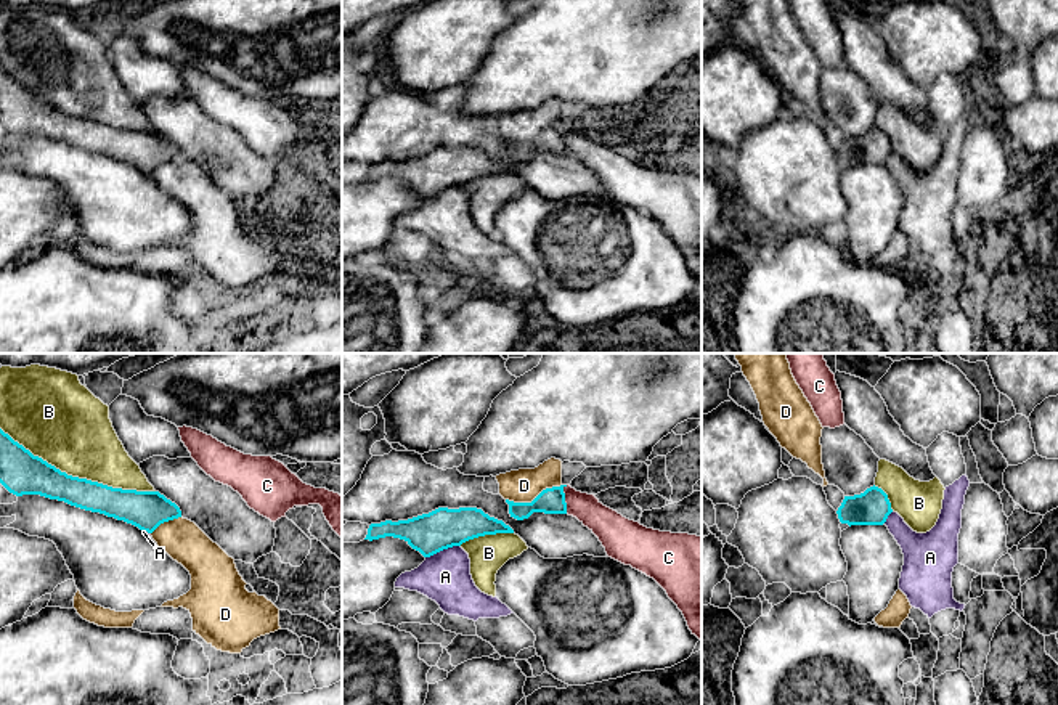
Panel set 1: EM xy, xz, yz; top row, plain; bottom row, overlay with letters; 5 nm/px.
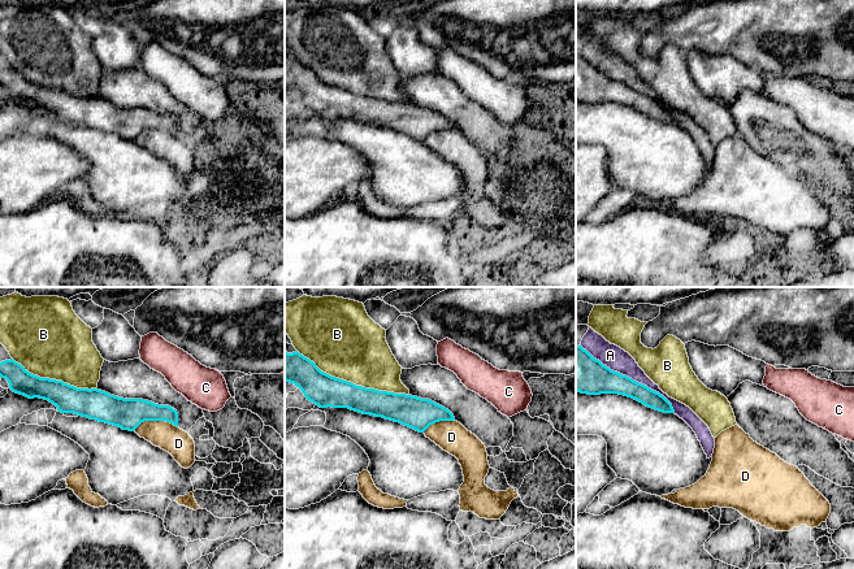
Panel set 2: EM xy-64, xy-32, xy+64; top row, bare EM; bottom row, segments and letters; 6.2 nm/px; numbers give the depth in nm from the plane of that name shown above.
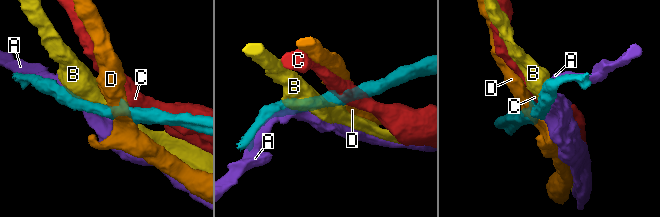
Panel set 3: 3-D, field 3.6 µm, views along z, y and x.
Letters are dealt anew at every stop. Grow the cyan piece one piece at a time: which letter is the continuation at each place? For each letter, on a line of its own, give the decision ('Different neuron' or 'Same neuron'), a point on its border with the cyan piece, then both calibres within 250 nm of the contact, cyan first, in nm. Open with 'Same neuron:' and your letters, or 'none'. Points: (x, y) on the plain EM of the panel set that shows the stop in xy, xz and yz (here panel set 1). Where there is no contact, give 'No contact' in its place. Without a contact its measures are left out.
Same neuron: A
A: Same neuron. Touches cyan at xz (442, 190). Thickness 200 nm (cyan) against 260 nm
B: Different neuron. Touches cyan at xy (77, 118). Thickness 200 nm (cyan) against 400 nm
C: Different neuron. Touches cyan at xz (564, 140). Thickness 130 nm (cyan) against 160 nm
D: Different neuron. Touches cyan at xz (535, 138). Thickness 130 nm (cyan) against 170 nm

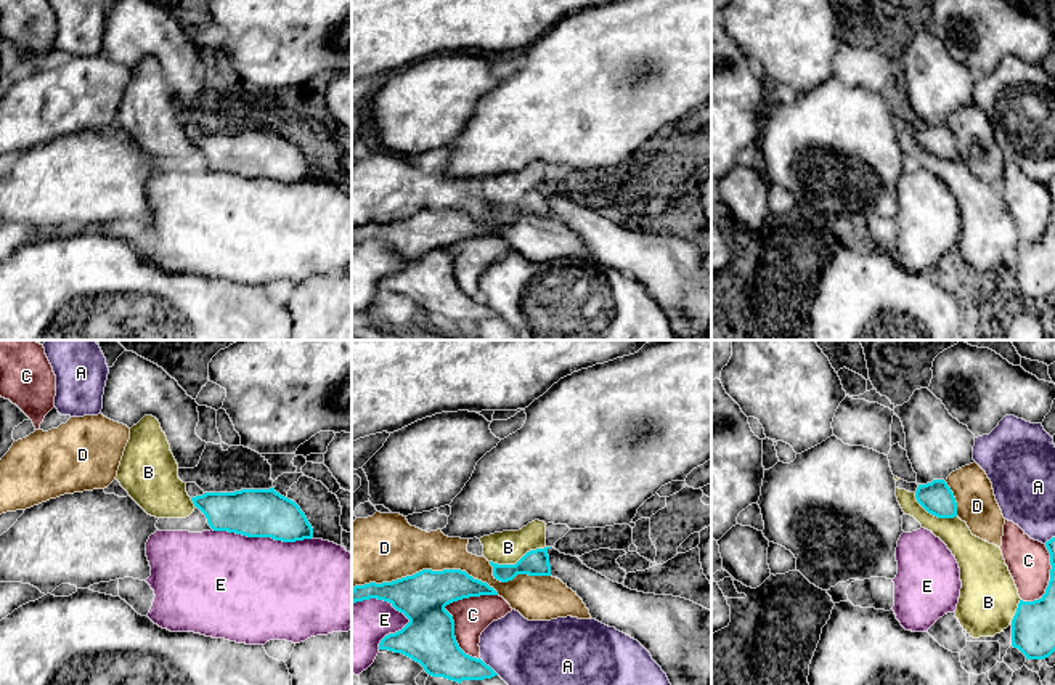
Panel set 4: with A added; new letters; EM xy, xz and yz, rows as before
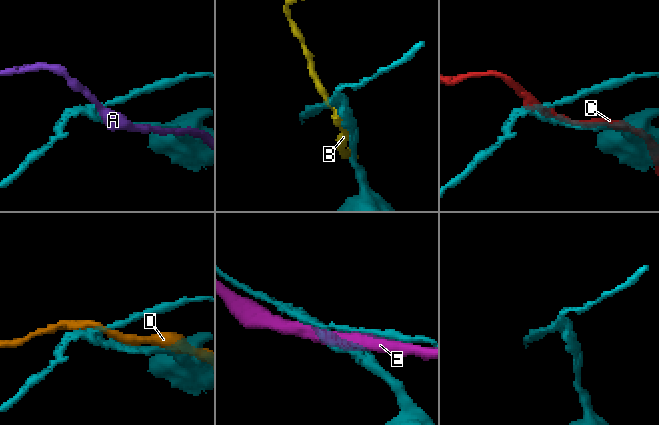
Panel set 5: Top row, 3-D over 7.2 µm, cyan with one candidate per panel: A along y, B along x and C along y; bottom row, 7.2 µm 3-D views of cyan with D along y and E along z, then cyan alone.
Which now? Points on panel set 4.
Same neuron: none
A: Different neuron. Touches cyan at xz (488, 307). Thickness 200 nm (cyan) against 380 nm
B: Different neuron. Touches cyan at xz (519, 201). Thickness 130 nm (cyan) against 170 nm
C: Different neuron. Touches cyan at xz (445, 251). Thickness 260 nm (cyan) against 180 nm
D: Different neuron. Touches cyan at xz (426, 210). Thickness 240 nm (cyan) against 340 nm
E: Different neuron. Touches cyan at xy (262, 177). Thickness 240 nm (cyan) against 500 nm

